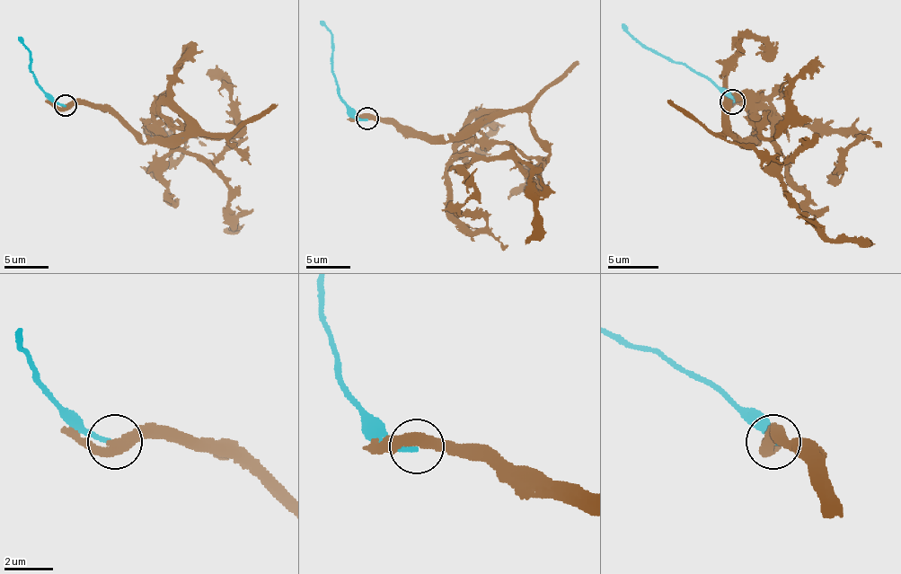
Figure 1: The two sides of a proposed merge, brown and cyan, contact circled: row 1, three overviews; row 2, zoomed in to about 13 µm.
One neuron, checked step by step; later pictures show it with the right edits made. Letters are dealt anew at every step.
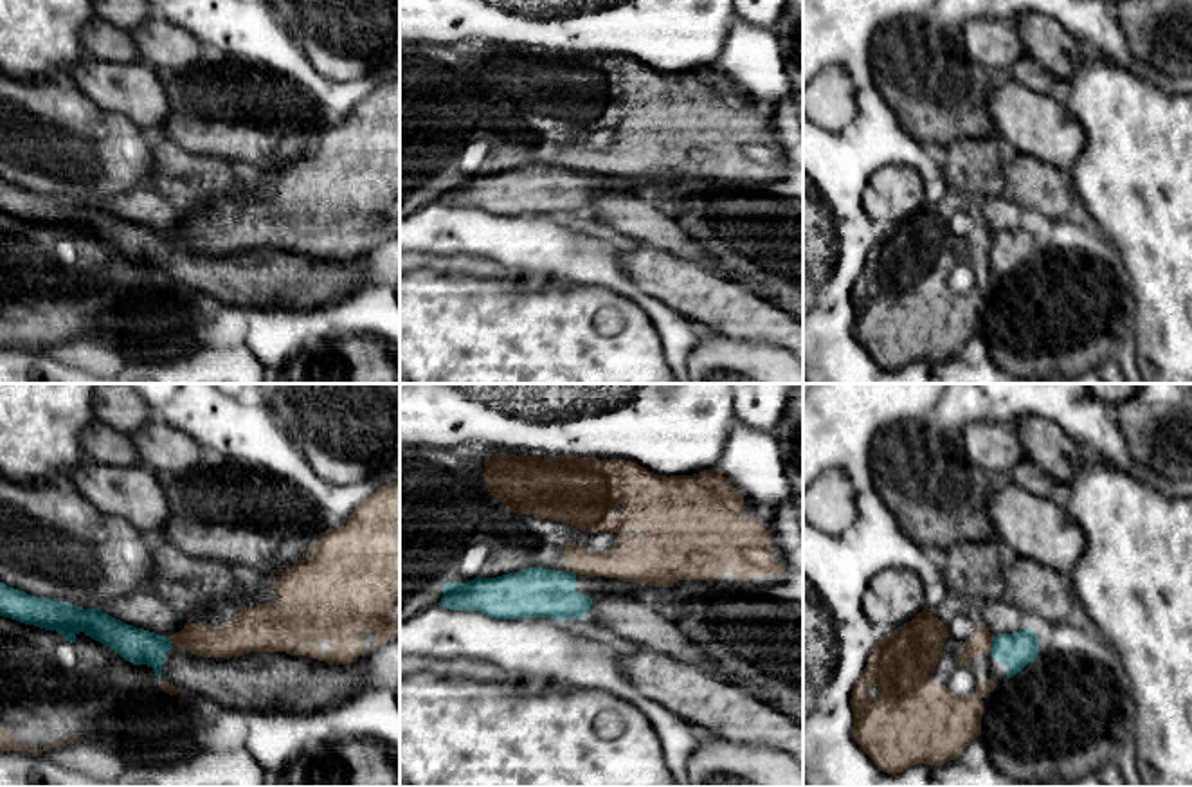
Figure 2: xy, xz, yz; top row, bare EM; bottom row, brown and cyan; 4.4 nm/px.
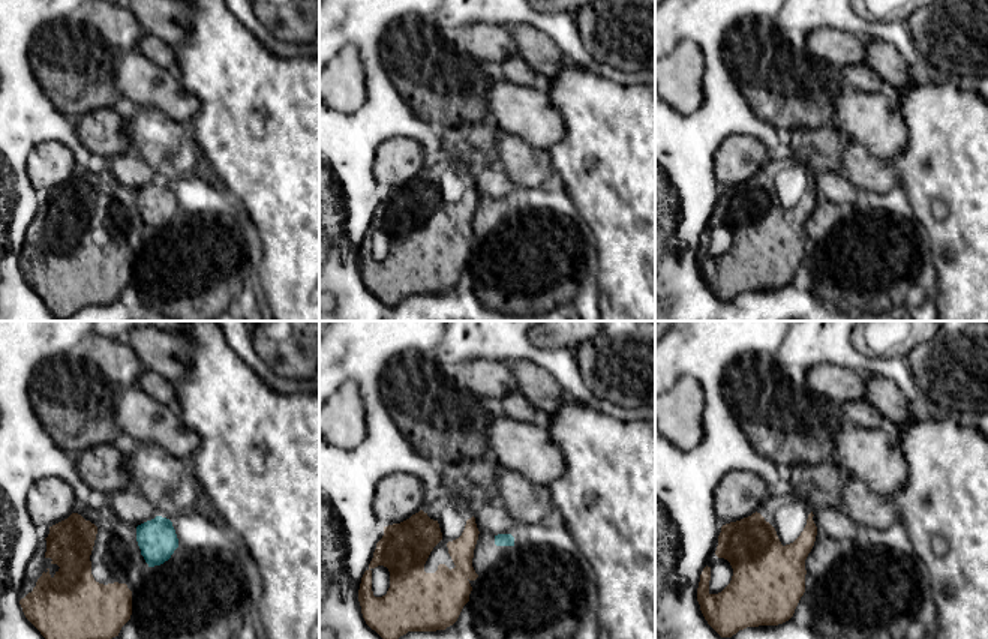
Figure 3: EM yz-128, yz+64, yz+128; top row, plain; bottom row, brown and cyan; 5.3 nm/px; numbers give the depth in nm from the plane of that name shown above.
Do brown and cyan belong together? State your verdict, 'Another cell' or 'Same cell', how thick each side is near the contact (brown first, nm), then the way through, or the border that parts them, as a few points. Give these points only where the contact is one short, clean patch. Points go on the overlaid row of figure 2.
Another cell. Thickness 100 nm (brown) against 160 nm

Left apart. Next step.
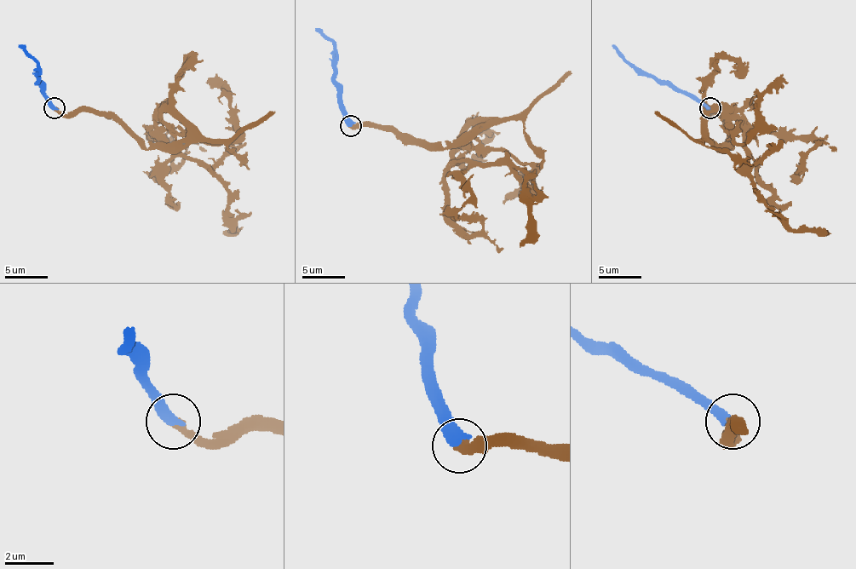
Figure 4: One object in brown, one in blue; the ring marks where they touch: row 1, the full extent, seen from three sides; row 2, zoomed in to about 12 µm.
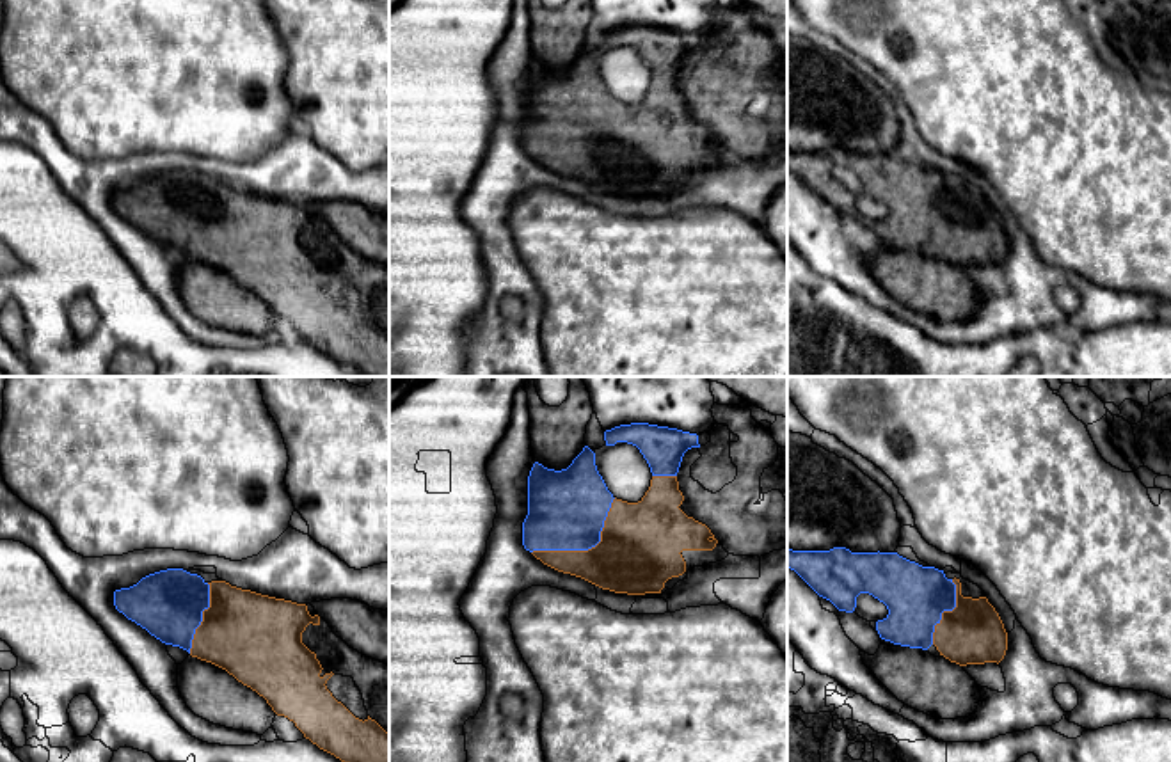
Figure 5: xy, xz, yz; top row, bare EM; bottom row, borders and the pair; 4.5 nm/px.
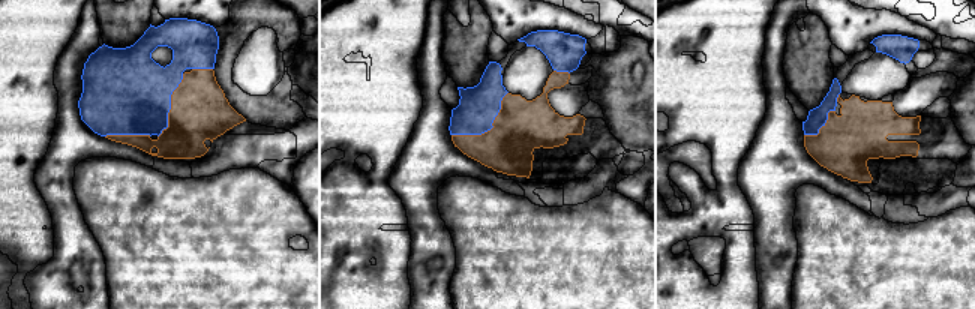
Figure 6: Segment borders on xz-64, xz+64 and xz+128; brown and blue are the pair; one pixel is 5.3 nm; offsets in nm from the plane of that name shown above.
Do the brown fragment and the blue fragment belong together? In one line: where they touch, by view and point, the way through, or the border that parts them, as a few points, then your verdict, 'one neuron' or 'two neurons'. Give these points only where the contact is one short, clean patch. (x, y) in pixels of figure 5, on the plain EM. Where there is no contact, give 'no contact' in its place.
contact xz (589, 151); one neuron

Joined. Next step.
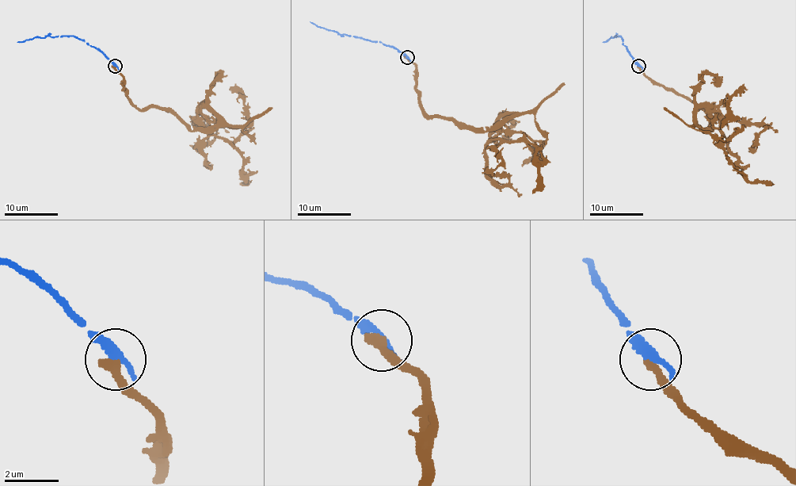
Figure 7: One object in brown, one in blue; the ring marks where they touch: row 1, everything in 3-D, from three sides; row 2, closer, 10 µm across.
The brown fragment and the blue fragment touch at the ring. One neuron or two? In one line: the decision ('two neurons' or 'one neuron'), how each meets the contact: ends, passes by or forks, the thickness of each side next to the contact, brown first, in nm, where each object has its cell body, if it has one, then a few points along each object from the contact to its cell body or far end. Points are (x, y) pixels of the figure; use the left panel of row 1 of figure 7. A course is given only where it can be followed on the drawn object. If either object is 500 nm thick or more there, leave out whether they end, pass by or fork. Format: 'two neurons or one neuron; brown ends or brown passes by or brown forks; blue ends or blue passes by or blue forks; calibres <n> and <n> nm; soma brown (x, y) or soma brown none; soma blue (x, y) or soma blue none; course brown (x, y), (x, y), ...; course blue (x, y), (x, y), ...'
two neurons; brown ends; blue passes by; calibres 360 and 280 nm; soma brown none; soma blue none; course brown (115, 65), (140, 109), (169, 109), (192, 132), (215, 123), (211, 111), (202, 122), (242, 161), (240, 184); course blue (115, 65), (99, 51), (72, 36), (45, 36), (17, 42)

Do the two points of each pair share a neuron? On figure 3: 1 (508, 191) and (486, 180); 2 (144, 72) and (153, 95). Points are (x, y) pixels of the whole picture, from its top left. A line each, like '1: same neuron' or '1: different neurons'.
1: same neuron
2: same neuron

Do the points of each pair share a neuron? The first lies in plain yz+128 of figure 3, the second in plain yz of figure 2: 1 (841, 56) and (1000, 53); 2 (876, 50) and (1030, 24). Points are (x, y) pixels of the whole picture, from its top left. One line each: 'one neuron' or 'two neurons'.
1: one neuron
2: one neuron

